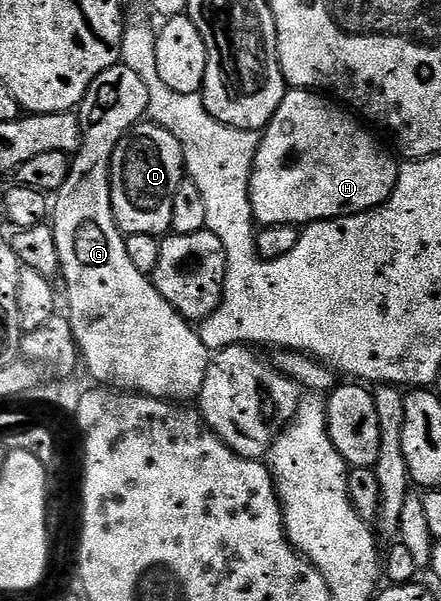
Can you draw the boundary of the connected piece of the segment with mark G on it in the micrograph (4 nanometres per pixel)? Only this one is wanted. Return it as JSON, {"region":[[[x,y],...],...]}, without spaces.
{"region":[[[117,64],[106,69],[95,77],[87,89],[86,96],[80,102],[78,107],[77,118],[82,128],[82,140],[80,146],[72,158],[72,167],[66,176],[66,184],[57,190],[54,195],[54,205],[50,210],[50,225],[54,232],[54,240],[58,240],[58,256],[60,257],[60,274],[64,278],[64,290],[68,293],[68,310],[66,316],[70,320],[70,328],[74,328],[74,340],[76,347],[80,349],[80,357],[83,365],[88,365],[88,370],[97,378],[97,383],[105,387],[119,390],[121,392],[135,392],[138,394],[147,394],[150,398],[162,398],[165,400],[188,400],[184,398],[195,399],[202,388],[202,380],[206,380],[206,372],[210,361],[210,352],[206,344],[202,344],[197,327],[188,319],[184,318],[177,312],[171,304],[158,292],[158,288],[152,283],[151,277],[138,268],[130,261],[130,255],[126,252],[124,243],[125,235],[122,233],[120,226],[116,222],[116,217],[112,211],[112,158],[116,151],[117,145],[124,138],[124,135],[137,125],[147,113],[149,106],[149,93],[146,84],[140,76],[129,66]]]}

